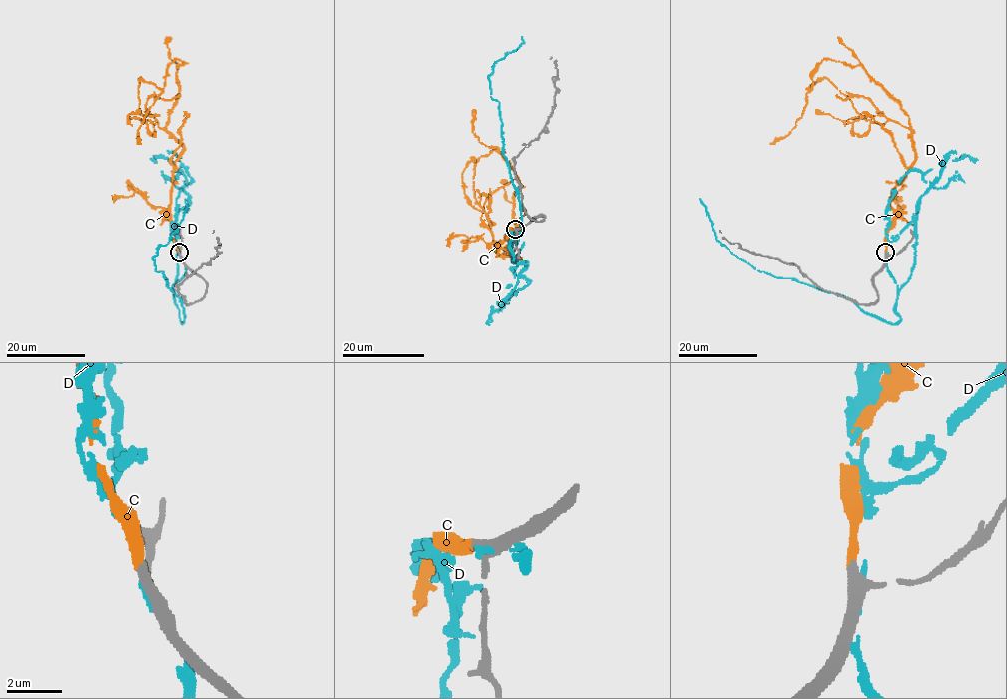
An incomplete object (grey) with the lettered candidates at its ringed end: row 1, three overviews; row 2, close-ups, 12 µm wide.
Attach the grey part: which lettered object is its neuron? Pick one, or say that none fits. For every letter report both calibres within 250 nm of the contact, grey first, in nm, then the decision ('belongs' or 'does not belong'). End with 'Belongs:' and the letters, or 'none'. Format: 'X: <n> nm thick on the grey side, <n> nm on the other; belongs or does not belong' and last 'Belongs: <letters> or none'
C: 280 nm thick on the grey side, 360 nm on the other; belongs
D: 360 nm thick on the grey side, 280 nm on the other; does not belong
Belongs: C

